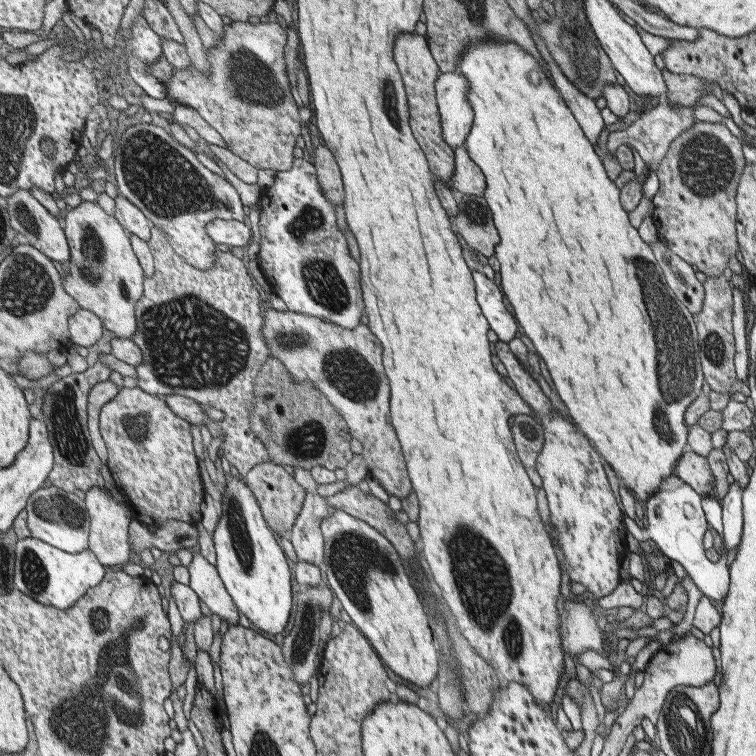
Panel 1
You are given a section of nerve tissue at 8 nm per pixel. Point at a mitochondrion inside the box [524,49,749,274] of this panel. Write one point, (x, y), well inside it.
(705, 166)

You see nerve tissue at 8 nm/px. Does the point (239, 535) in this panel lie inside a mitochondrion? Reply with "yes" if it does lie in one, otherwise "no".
yes

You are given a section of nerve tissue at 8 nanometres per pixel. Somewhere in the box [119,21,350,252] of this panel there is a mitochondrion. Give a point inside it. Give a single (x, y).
(159, 177)

